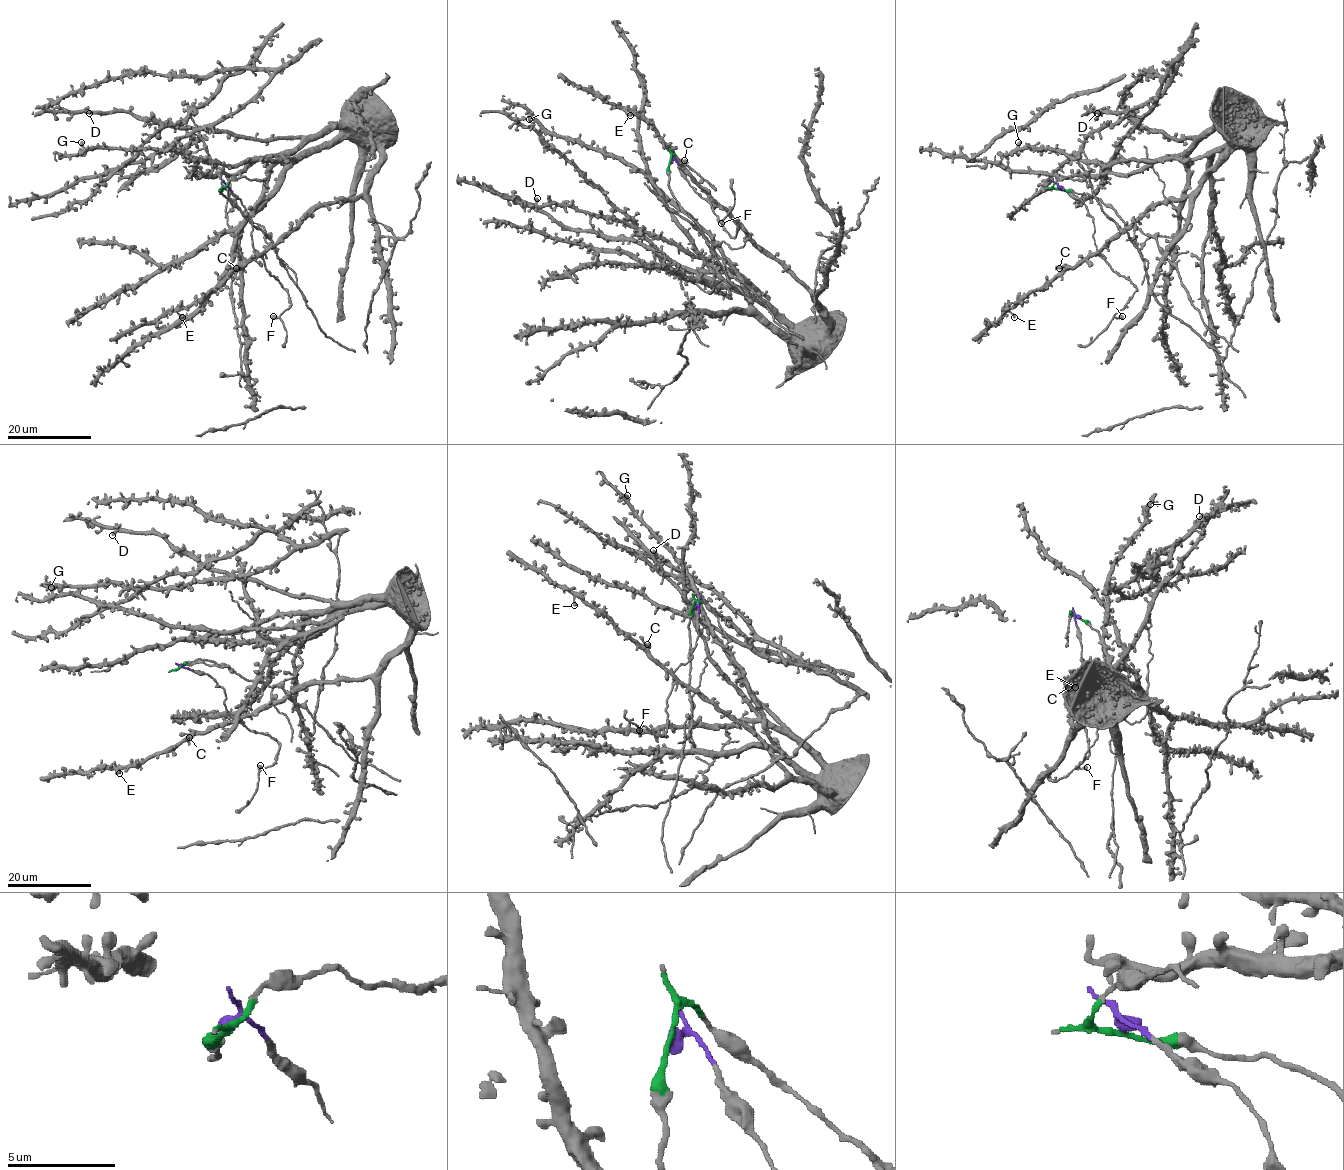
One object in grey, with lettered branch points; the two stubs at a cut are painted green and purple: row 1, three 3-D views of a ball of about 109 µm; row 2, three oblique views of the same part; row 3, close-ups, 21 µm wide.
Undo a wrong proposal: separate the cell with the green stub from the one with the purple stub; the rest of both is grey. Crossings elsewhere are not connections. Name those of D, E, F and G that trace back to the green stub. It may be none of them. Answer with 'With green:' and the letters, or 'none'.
With green: D, E, G

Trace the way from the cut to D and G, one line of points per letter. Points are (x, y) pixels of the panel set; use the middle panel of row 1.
D: (671, 159), (668, 188), (714, 246), (713, 290), (696, 284), (748, 295), (633, 242), (565, 228), (537, 197)
G: (671, 159), (668, 188), (714, 246), (712, 291), (696, 284), (722, 288), (727, 284), (642, 172), (528, 119)

